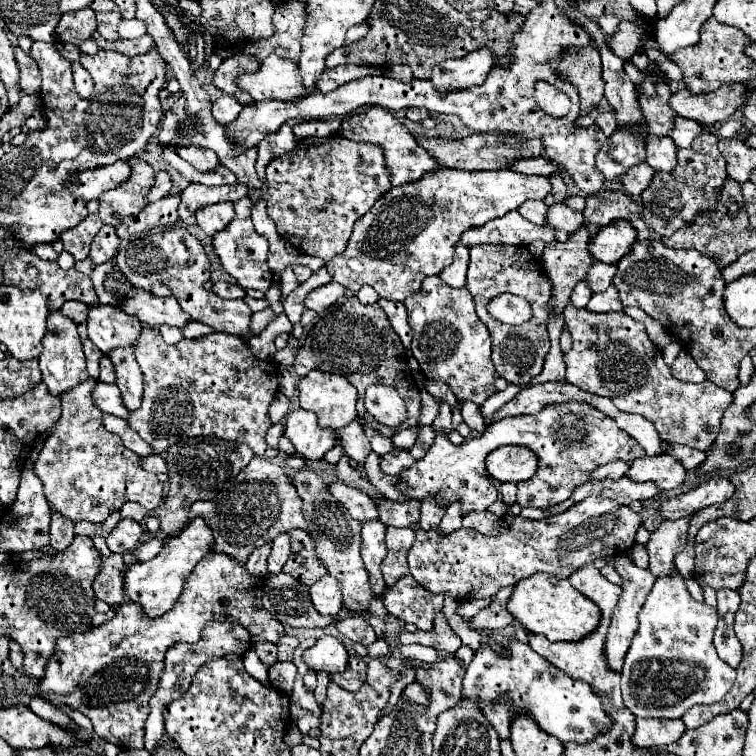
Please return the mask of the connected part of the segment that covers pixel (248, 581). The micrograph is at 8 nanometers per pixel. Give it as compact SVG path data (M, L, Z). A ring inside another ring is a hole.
M209 553L205 555L193 569L193 575L187 579L185 591L177 599L175 607L167 611L161 617L147 617L139 603L127 601L119 605L117 615L99 625L93 627L87 633L81 635L67 635L57 643L57 655L49 661L49 667L45 671L45 677L41 679L41 695L49 699L53 705L69 705L77 711L83 711L91 723L95 733L107 741L115 743L117 747L125 749L143 749L143 737L145 737L145 721L149 715L149 699L157 691L159 675L163 671L163 657L165 651L171 647L171 643L195 643L201 637L201 631L209 621L231 621L241 623L251 635L261 637L269 643L277 643L279 637L285 635L285 627L261 605L261 597L265 595L265 577L255 577L247 571L247 567L231 555L225 553Z

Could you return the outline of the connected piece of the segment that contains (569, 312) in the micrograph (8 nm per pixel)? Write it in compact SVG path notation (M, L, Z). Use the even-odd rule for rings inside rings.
M569 303L563 315L573 337L573 347L565 353L569 383L583 391L609 397L621 411L639 413L653 421L661 439L667 443L683 443L701 451L709 449L709 443L717 437L719 421L733 401L729 391L709 381L699 385L677 381L663 363L661 349L647 337L645 325L623 311L593 313Z

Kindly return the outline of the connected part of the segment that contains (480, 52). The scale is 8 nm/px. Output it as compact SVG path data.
M481 47L473 53L467 53L461 59L447 59L445 63L433 67L431 83L439 91L453 91L481 85L487 73L491 71L493 63L495 55L487 47Z

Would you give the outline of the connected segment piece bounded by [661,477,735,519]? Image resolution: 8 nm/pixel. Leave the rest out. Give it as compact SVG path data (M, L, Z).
M713 477L705 483L701 483L699 487L665 501L661 507L661 515L665 519L679 519L679 517L695 513L707 505L723 503L723 501L731 499L733 493L735 493L735 485L729 479Z

